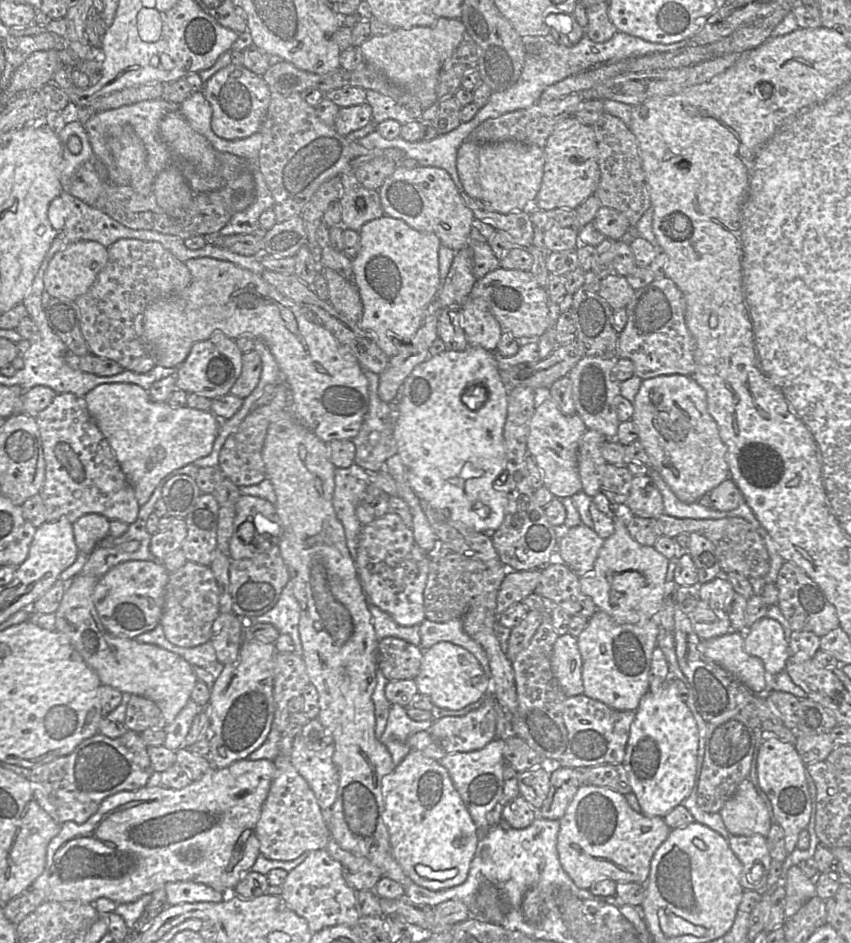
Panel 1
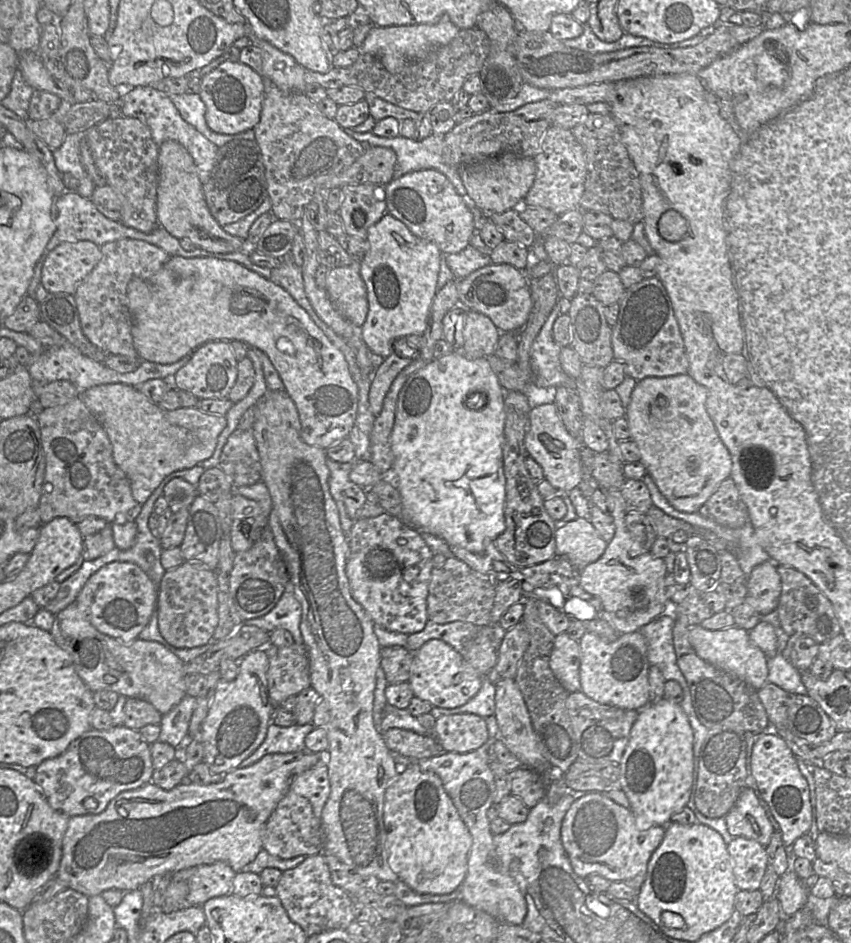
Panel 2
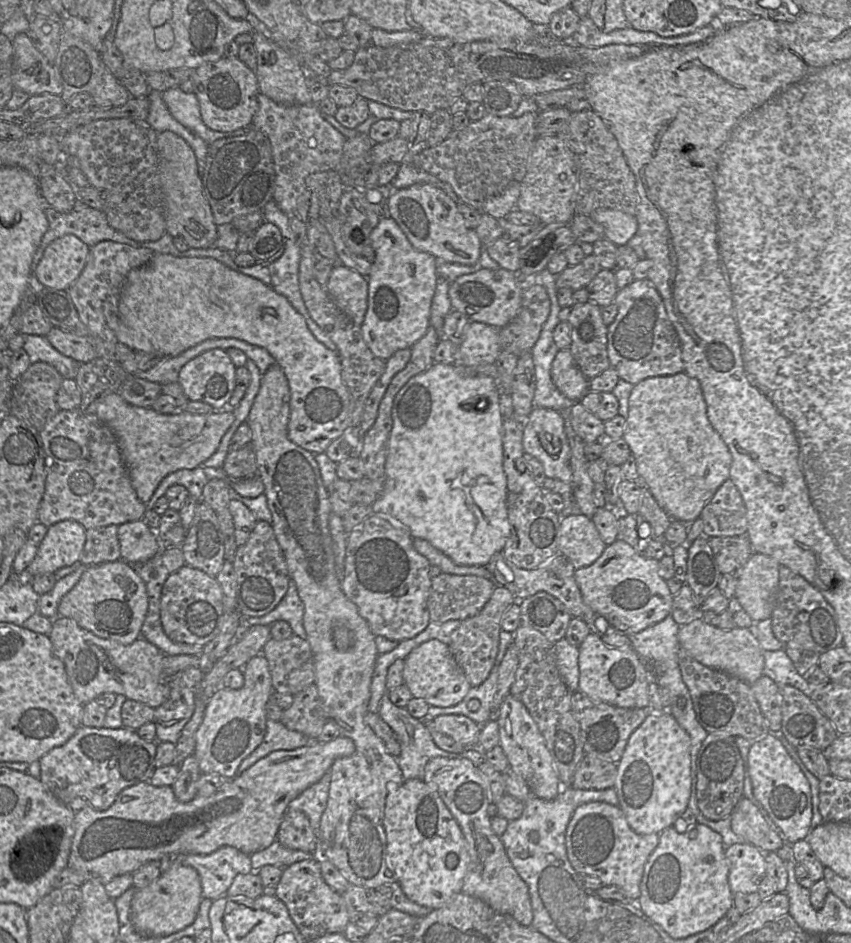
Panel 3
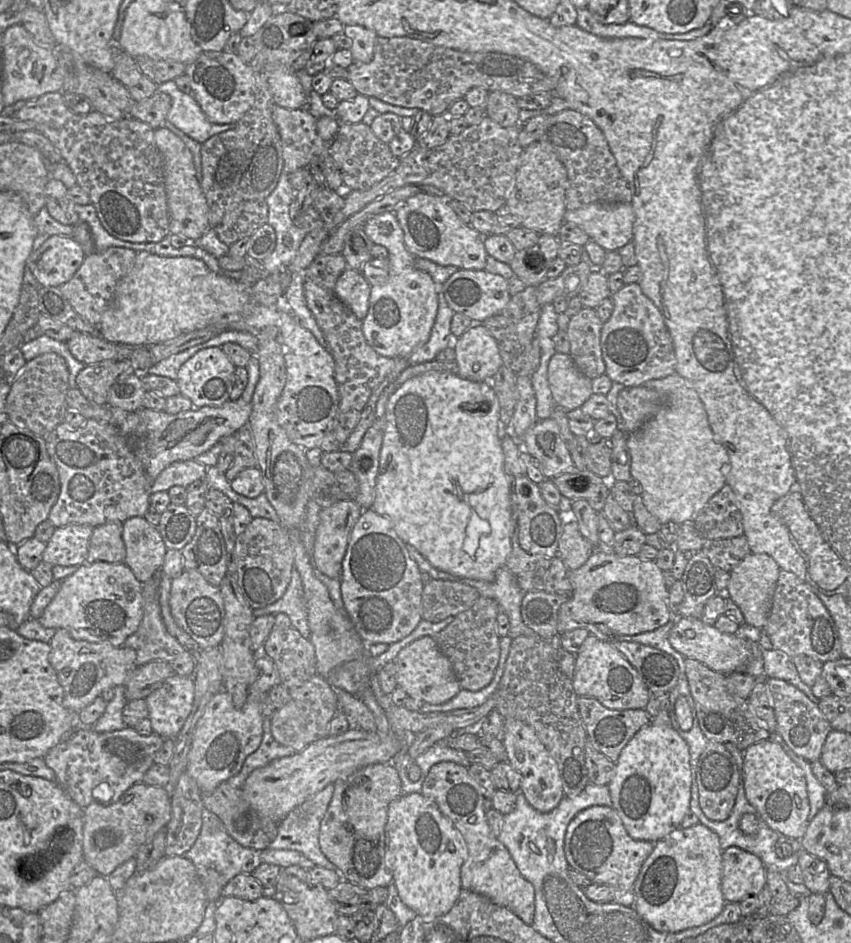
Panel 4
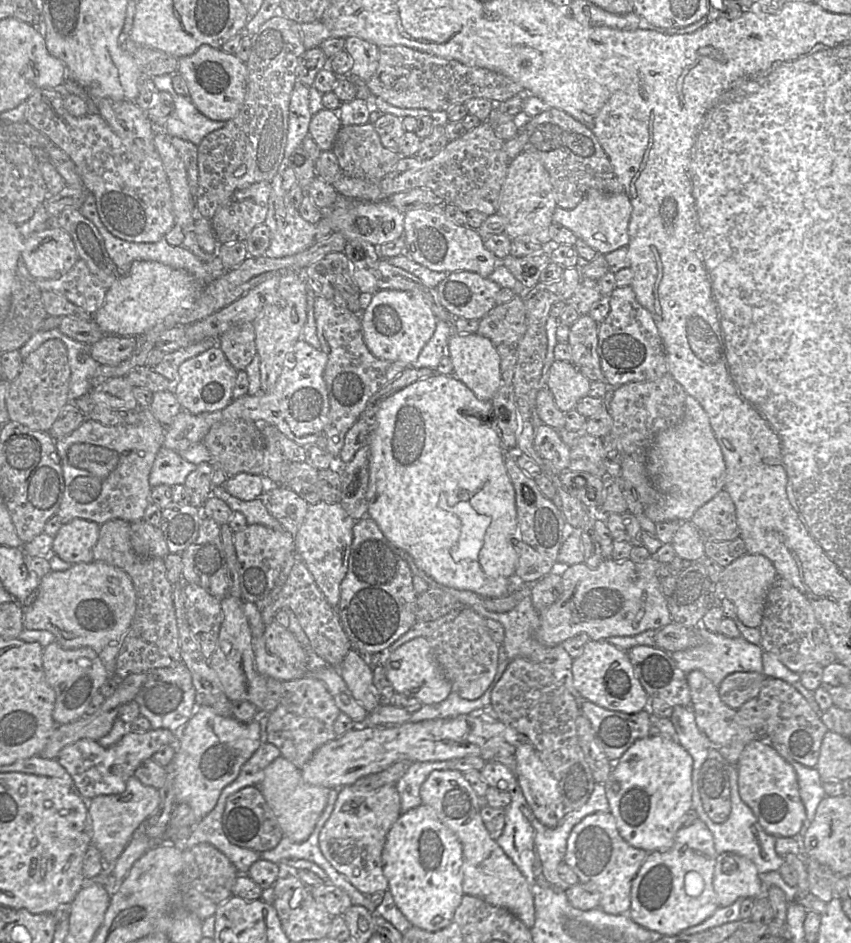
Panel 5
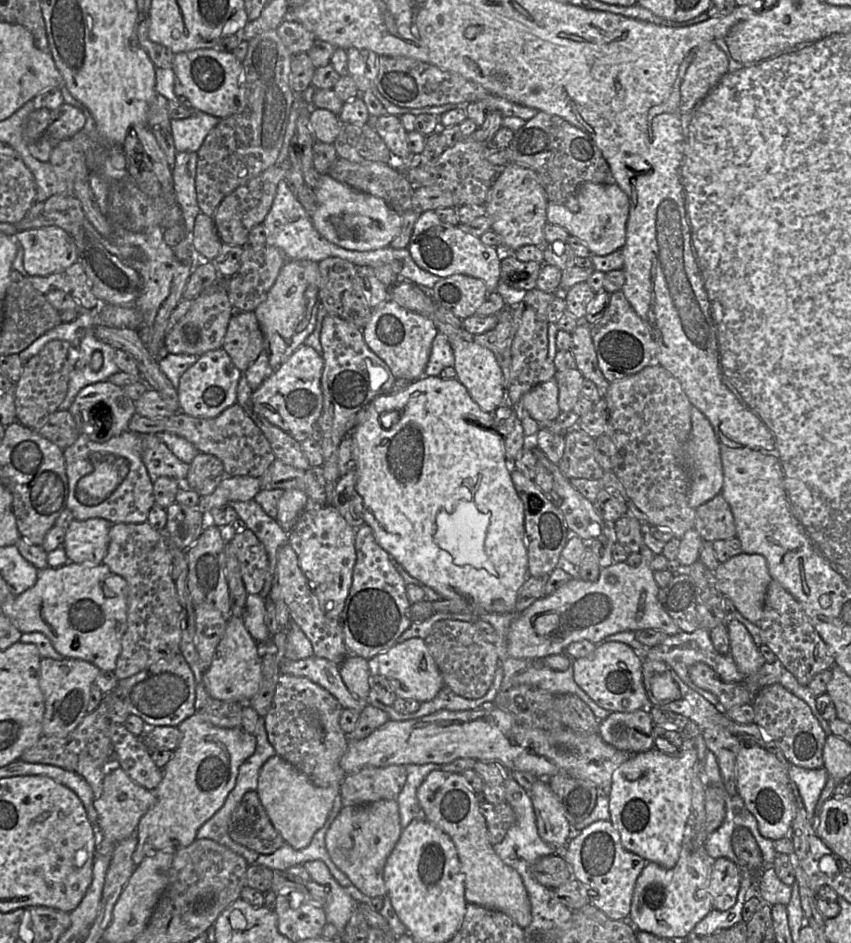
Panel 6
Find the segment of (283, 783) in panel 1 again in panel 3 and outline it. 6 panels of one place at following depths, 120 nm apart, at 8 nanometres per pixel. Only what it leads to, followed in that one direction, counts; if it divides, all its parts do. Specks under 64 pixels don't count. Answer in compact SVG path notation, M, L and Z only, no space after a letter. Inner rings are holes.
M286 810L276 841L289 849L318 855L318 833L312 829L308 817L299 810Z

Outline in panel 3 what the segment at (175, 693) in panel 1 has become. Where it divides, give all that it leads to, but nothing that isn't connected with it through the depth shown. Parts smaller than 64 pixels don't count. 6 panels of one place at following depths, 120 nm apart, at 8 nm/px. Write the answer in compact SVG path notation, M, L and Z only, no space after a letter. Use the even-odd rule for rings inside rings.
M67 617L54 618L48 636L55 656L65 666L75 696L83 705L104 693L122 694L127 699L139 701L153 709L169 698L171 688L162 680L165 654L144 638L139 637L133 643L123 645L100 638Z

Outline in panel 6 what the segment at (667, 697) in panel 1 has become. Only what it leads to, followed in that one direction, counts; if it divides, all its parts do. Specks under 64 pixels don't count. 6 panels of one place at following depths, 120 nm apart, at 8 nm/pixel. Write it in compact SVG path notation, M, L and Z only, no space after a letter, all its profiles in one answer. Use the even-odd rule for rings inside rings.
M683 741L683 749L675 755L668 755L656 748L631 754L612 774L608 794L610 821L620 834L622 846L647 862L654 862L665 869L673 868L679 860L686 822L691 813L691 779L696 756L696 749L686 748Z

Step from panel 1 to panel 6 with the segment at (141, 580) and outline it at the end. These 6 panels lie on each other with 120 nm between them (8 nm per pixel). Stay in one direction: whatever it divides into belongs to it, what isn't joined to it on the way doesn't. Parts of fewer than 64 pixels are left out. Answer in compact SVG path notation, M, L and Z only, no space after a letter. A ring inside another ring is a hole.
M67 562L58 568L48 566L39 569L35 585L1 604L1 608L22 633L41 632L47 636L64 658L84 660L100 670L114 671L127 628L127 594L127 581L113 573L107 565Z

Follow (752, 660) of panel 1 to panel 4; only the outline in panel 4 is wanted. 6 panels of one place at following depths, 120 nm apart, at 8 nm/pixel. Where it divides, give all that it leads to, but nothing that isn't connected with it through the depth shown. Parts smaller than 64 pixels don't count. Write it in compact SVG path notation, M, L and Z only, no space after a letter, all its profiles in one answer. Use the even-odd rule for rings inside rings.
M682 617L671 628L668 636L672 647L686 658L695 659L708 668L724 675L743 672L751 657L753 641L719 631L714 625L708 625L699 618Z

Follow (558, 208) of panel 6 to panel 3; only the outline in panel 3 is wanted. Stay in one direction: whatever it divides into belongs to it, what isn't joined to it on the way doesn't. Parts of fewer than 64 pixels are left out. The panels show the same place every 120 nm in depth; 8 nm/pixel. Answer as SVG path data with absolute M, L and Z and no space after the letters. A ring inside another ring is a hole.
M600 208L590 214L590 217L605 229L605 238L618 247L626 245L638 231L636 216L622 211Z

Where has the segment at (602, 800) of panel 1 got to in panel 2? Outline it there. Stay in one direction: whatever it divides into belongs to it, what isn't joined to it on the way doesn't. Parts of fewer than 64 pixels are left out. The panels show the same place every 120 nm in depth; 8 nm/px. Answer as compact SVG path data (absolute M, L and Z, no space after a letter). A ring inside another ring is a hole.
M601 792L579 796L566 812L561 826L561 842L574 872L585 879L598 874L611 882L624 882L640 890L652 853L665 834L664 826L639 830L630 808L625 808Z

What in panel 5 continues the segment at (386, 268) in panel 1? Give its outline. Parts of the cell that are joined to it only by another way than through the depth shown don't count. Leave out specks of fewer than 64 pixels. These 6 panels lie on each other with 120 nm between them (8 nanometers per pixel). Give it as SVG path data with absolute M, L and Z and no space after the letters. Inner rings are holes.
M339 195L327 210L321 210L323 217L330 219L333 232L340 232L347 241L366 241L374 246L392 242L404 233L404 215L387 201L361 201ZM378 290L366 299L366 307L361 313L363 338L370 352L379 359L402 362L407 367L412 367L423 347L433 336L437 321L423 297L410 291Z

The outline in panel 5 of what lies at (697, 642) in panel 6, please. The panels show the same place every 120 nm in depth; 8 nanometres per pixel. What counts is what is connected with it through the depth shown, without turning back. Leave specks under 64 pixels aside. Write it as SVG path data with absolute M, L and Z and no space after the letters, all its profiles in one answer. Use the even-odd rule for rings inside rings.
M701 624L695 626L701 638L701 644L681 651L670 653L678 668L685 674L692 670L700 670L717 687L722 680L734 672L758 672L763 673L762 655L760 645L754 645L744 637L730 638L720 633L712 633Z

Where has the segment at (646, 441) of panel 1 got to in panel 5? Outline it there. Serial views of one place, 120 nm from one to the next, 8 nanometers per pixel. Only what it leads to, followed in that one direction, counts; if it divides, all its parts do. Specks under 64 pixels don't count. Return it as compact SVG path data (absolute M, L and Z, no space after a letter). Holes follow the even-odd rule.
M687 394L684 415L679 423L660 432L648 452L648 473L664 496L663 506L644 507L653 522L689 521L694 513L725 489L726 464L710 420L696 398Z

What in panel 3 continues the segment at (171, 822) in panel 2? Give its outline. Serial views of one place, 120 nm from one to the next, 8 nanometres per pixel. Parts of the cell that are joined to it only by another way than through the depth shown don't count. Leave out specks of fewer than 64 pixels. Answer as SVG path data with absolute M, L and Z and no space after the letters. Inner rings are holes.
M338 736L329 742L311 741L308 745L294 750L273 751L235 776L231 782L224 784L213 795L197 795L188 802L177 800L172 786L155 787L148 781L139 782L123 789L107 810L98 811L86 806L75 813L75 833L67 868L82 875L85 881L99 880L105 885L116 876L134 873L145 863L160 861L168 854L208 855L223 846L232 846L252 855L276 841L288 804L319 781L337 758L350 756L354 752L354 741L345 736Z

